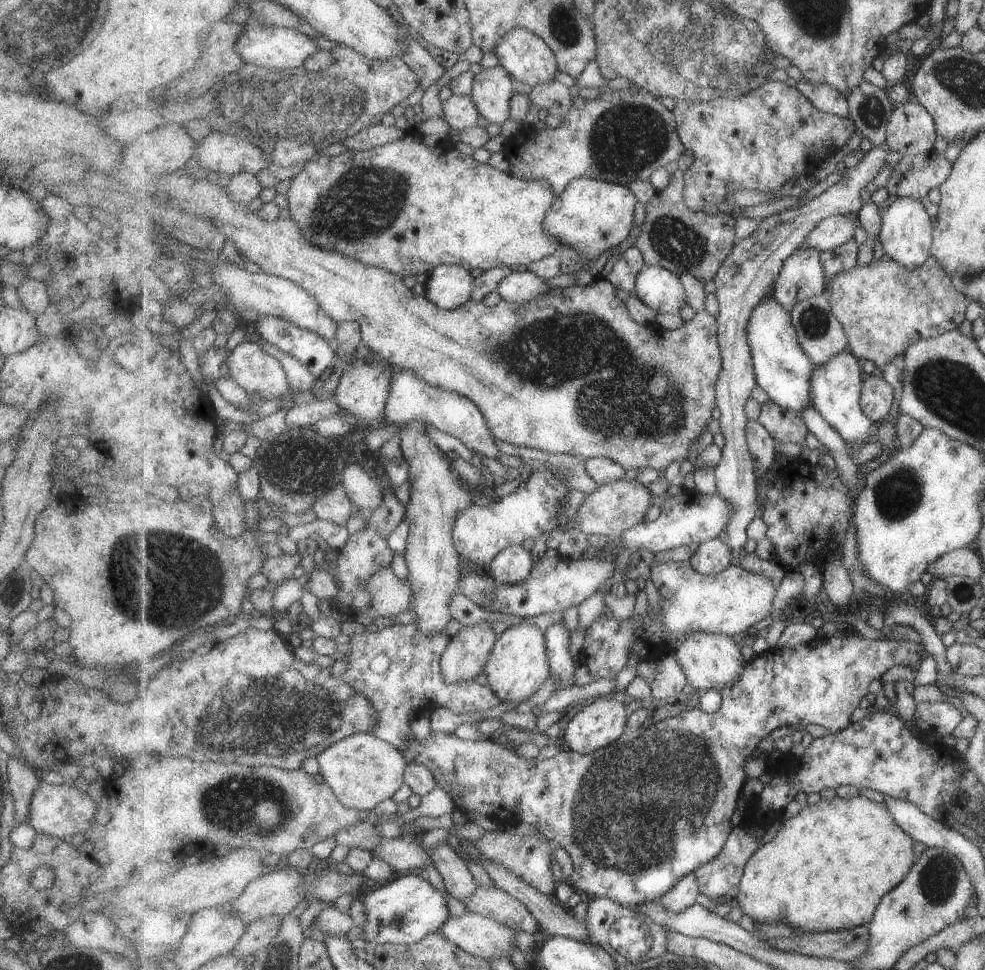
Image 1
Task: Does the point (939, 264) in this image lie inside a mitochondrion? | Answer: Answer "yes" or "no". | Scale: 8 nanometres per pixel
no

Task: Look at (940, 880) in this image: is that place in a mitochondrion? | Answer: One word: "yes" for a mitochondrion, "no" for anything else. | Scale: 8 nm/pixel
yes

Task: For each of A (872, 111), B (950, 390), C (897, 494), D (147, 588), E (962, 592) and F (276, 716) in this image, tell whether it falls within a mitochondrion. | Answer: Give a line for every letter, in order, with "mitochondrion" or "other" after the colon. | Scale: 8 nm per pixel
A: mitochondrion
B: mitochondrion
C: mitochondrion
D: mitochondrion
E: mitochondrion
F: mitochondrion

